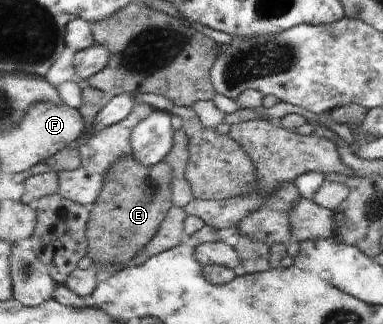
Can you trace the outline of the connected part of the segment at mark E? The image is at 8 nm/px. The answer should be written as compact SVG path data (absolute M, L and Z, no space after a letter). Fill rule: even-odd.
M131 155L123 157L114 168L107 171L105 184L101 195L93 204L90 211L90 221L87 225L88 255L97 263L103 265L121 265L126 268L131 261L151 242L151 237L158 233L162 222L166 220L167 213L174 206L171 201L173 193L173 171L167 163L160 162L153 166L143 166Z

